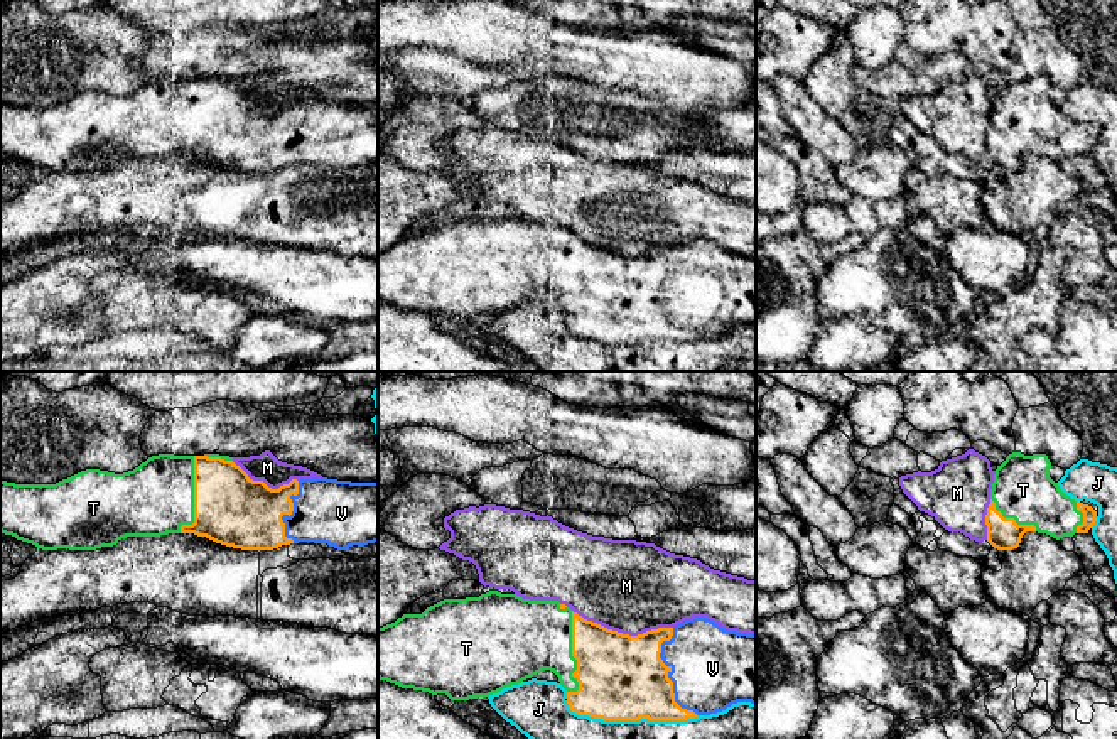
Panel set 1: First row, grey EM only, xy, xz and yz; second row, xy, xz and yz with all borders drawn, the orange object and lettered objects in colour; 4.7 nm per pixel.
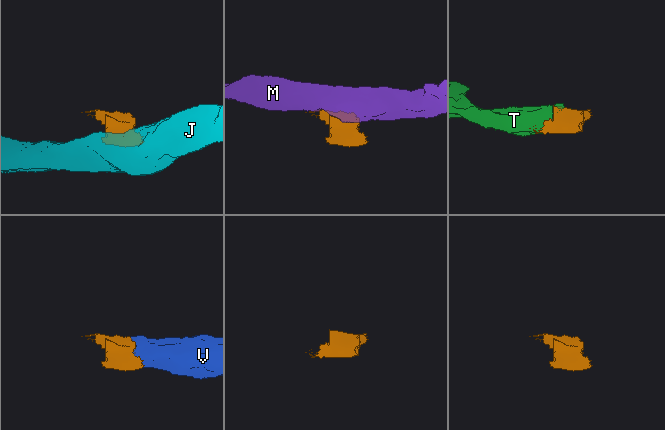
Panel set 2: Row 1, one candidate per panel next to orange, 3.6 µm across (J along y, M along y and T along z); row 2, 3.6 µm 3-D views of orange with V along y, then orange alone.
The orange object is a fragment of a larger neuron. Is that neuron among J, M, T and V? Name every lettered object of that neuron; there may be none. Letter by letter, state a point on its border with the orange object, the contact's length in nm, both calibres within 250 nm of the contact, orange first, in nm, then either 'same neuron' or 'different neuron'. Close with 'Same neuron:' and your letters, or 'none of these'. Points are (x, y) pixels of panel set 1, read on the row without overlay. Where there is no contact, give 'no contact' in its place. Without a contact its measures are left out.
J: xz (631, 341) | 650 nm | 400/300 nm | different neuron
M: xz (621, 255) | 480 nm | 400/440 nm | different neuron
T: xz (572, 274) | 400 nm | 380/360 nm | same neuron
V: xz (667, 296) | 440 nm | 400/380 nm | same neuron
Same neuron: T, V

